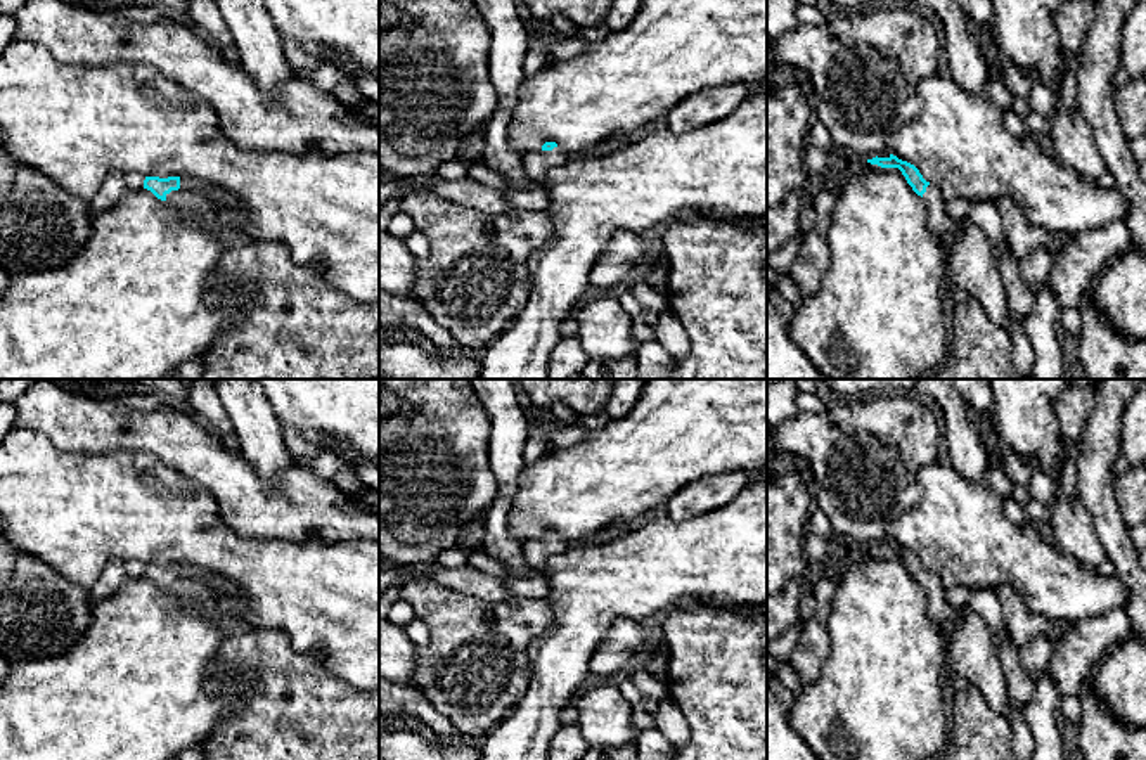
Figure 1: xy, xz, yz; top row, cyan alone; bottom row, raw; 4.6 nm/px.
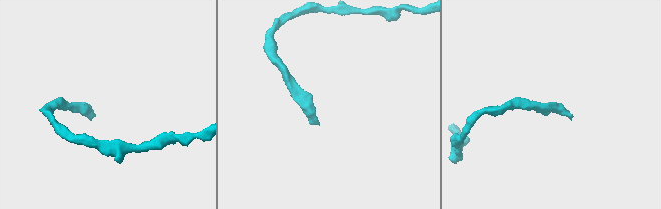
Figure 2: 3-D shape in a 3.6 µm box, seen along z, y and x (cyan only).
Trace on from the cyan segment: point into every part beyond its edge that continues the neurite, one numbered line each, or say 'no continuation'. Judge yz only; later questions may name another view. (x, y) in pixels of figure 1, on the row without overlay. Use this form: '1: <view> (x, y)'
1: yz (944, 605)

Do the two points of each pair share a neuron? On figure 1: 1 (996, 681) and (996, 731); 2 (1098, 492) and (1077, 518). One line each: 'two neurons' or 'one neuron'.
1: two neurons
2: two neurons

